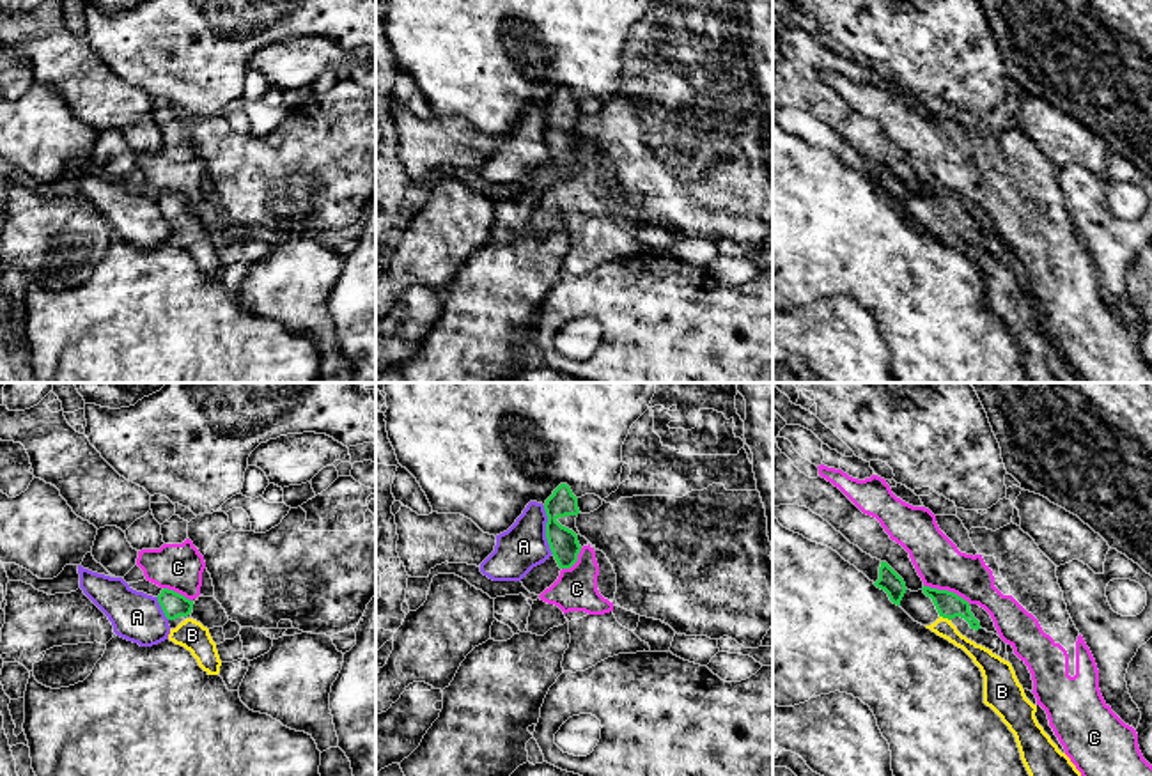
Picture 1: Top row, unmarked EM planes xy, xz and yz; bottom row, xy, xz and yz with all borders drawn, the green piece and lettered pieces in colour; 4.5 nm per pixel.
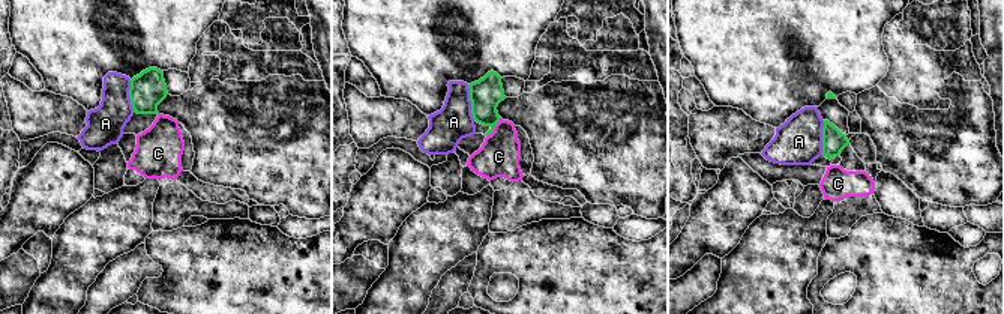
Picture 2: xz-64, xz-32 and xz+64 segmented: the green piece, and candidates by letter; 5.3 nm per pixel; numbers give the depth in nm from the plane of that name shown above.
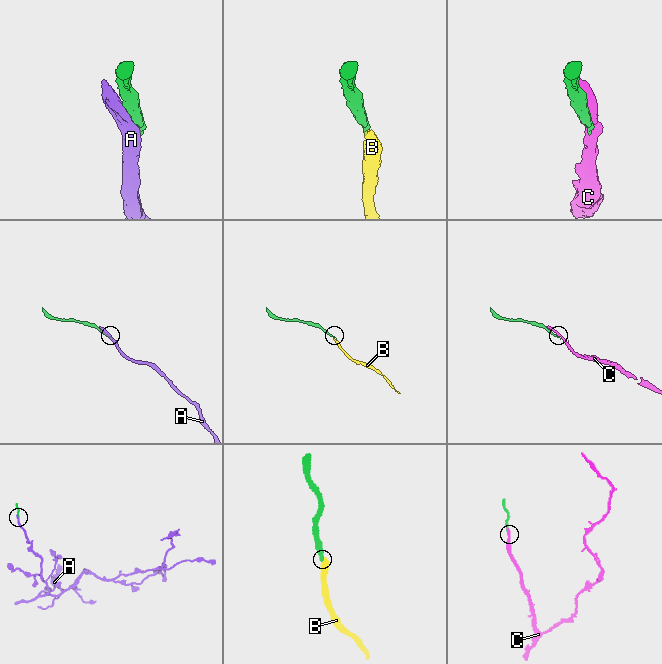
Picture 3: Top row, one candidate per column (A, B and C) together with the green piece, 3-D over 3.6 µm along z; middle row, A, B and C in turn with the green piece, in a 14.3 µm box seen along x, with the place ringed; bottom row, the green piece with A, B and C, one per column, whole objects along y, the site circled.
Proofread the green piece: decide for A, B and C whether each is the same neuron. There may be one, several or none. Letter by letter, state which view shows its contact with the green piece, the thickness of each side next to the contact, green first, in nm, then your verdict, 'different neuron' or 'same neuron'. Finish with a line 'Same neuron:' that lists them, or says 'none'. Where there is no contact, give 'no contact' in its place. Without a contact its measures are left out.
A: meets green in xz; 130 nm thick on the green side, 220 nm on the other; different neuron
B: meets green in yz; 120 nm thick on the green side, 90 nm on the other; same neuron
C: meets green in yz; 120 nm thick on the green side, 220 nm on the other; different neuron
Same neuron: B

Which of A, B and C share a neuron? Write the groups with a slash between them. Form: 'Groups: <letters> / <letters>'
Groups: A / B / C

